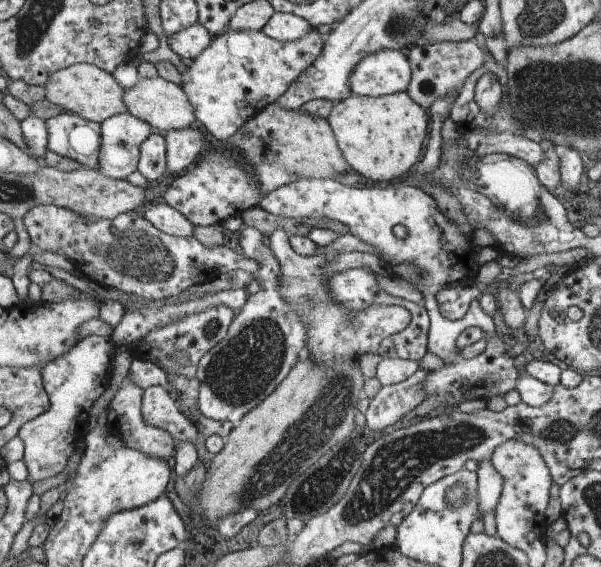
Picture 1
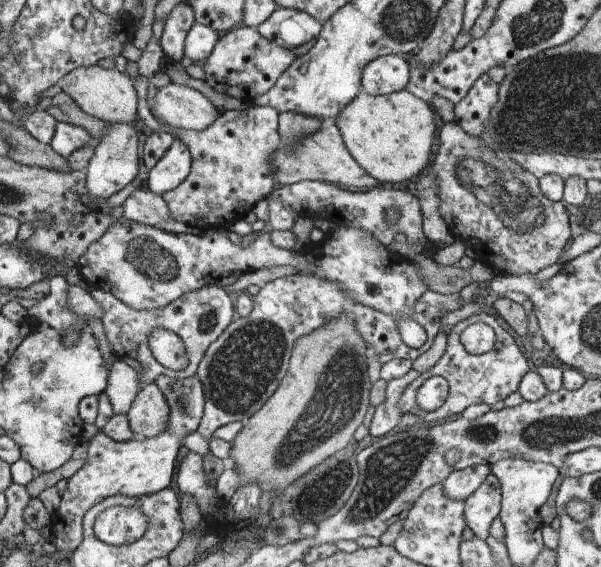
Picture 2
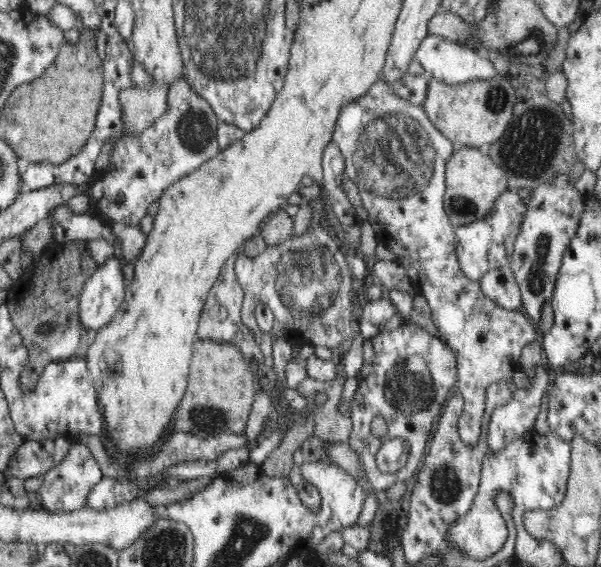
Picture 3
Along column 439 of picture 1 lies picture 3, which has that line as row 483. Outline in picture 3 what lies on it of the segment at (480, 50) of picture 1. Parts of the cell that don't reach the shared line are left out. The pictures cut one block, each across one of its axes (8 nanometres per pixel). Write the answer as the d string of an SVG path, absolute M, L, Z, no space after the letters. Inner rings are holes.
M83 443L70 444L64 458L43 474L39 493L41 506L50 512L74 512L86 507L88 494L103 480L100 466L88 446Z

